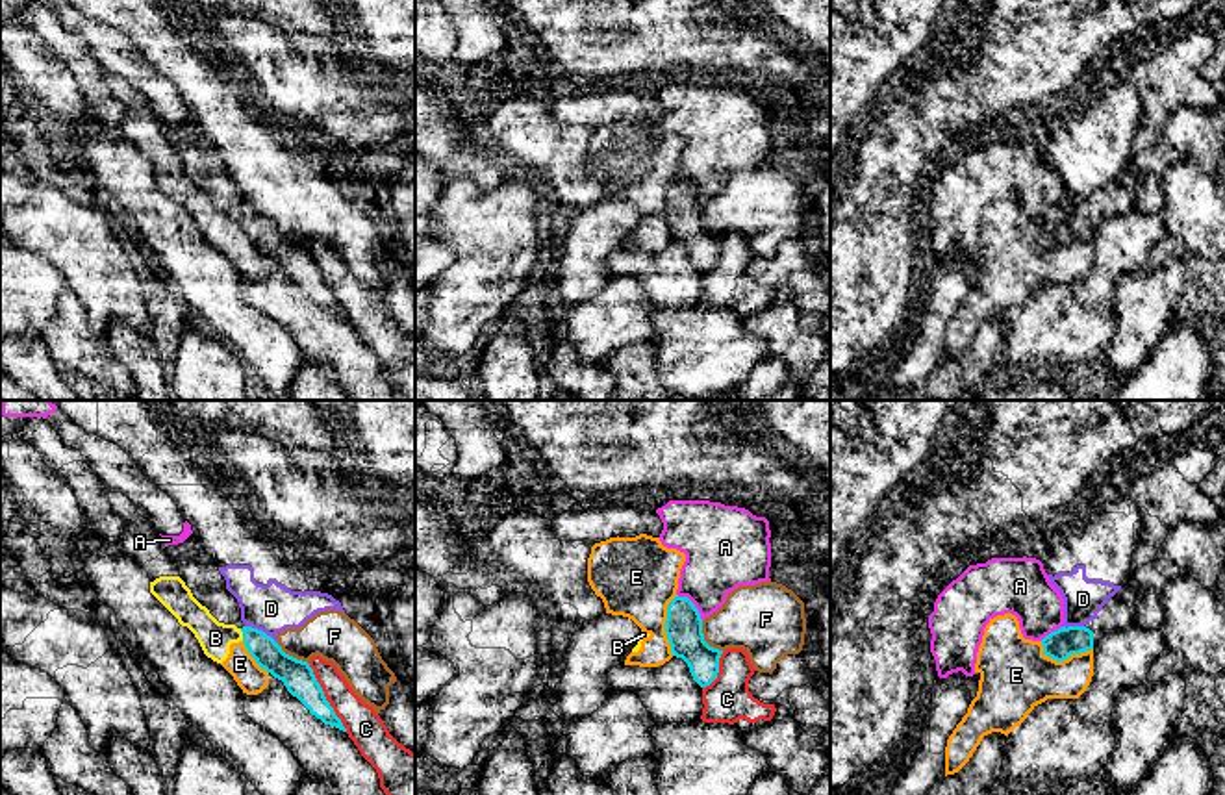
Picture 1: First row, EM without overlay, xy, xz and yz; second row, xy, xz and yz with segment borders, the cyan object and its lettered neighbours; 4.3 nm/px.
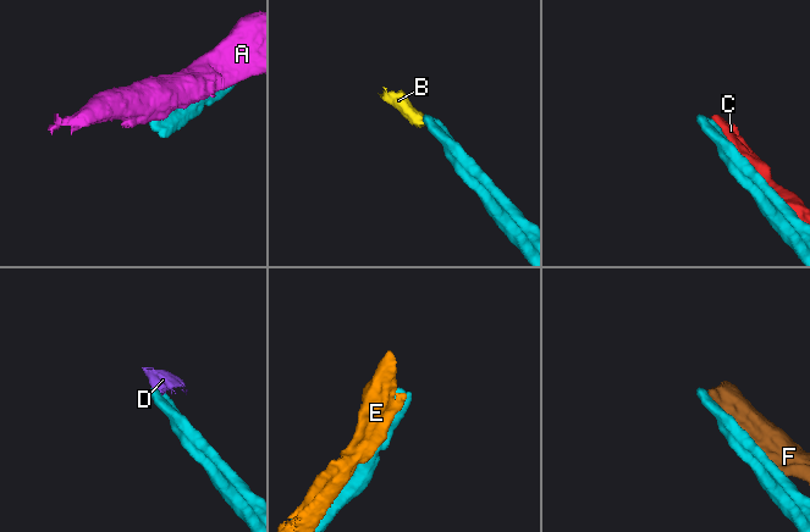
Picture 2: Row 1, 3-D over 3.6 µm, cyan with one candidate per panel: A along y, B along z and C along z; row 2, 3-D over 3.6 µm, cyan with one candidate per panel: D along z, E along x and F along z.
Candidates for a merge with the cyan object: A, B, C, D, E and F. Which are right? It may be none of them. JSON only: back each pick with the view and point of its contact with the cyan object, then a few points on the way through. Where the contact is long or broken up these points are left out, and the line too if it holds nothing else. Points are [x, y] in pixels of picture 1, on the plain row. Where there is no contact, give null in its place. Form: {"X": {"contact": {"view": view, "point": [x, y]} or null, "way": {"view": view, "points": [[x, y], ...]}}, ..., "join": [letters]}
{"join": []}

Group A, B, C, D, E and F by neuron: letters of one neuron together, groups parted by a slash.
A / B E / C / D F

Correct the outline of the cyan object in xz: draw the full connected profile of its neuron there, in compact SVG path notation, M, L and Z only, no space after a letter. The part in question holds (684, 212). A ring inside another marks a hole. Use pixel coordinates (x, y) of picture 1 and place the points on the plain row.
M676 180L669 187L665 219L673 241L688 248L693 265L701 272L710 271L717 263L723 235L704 226L701 198L688 182Z

